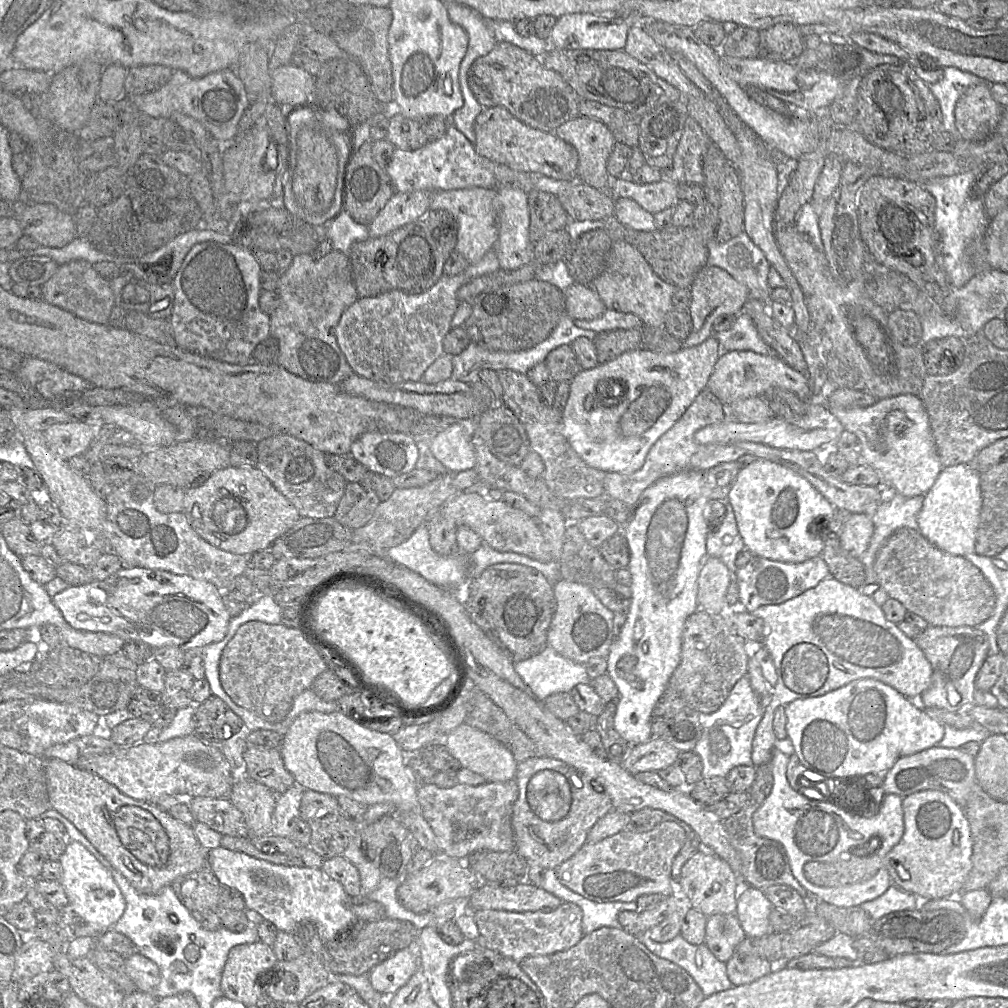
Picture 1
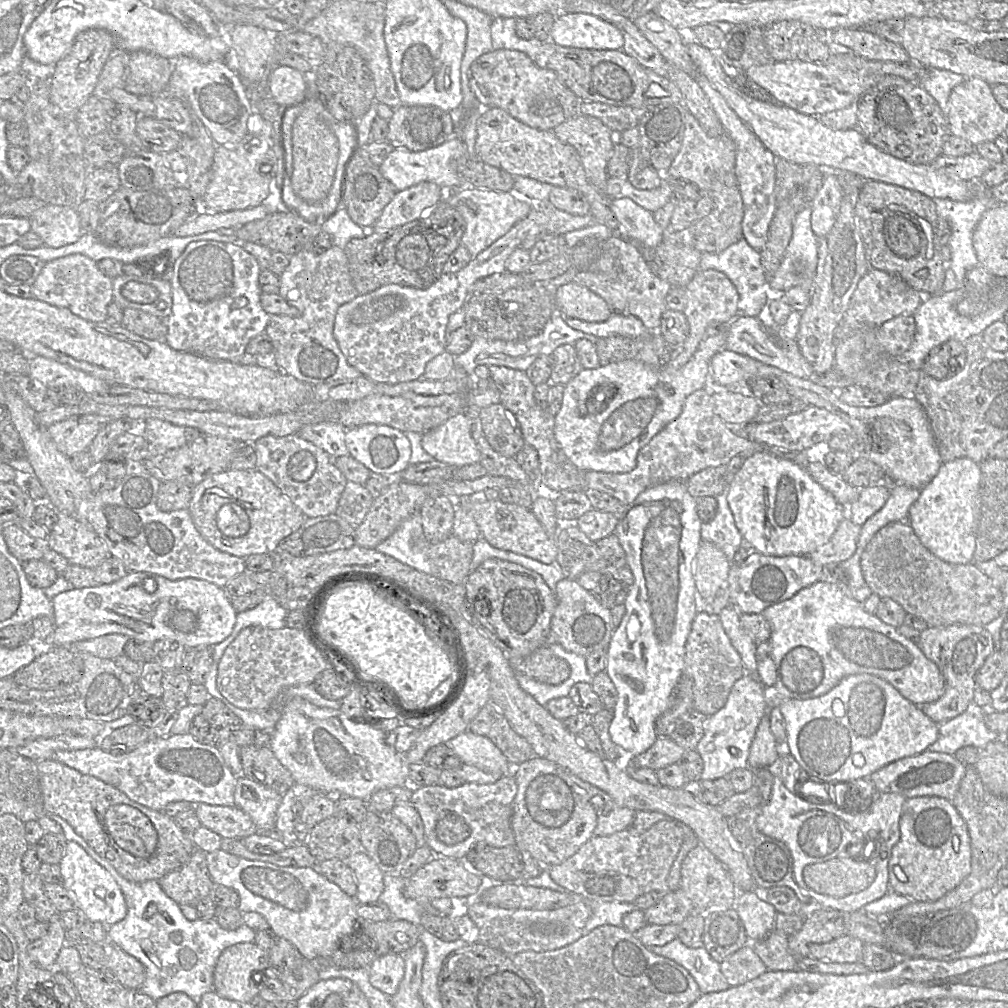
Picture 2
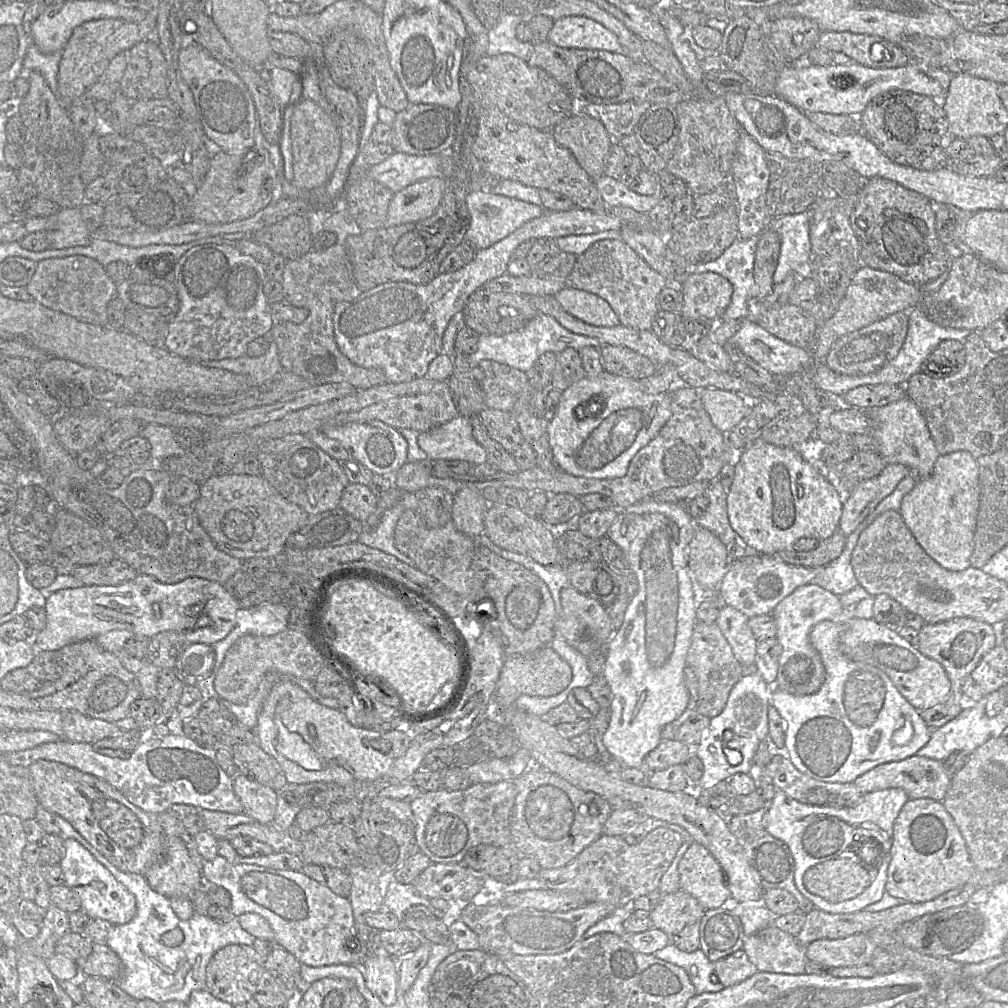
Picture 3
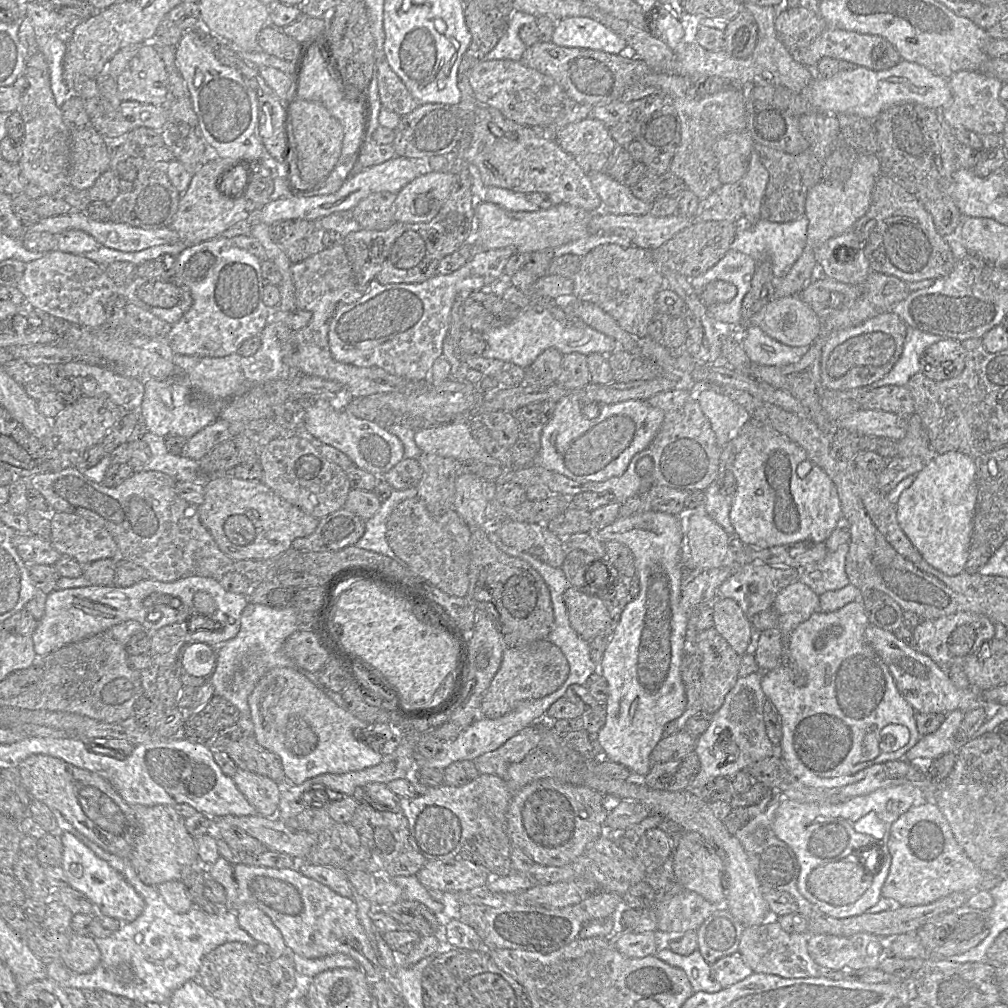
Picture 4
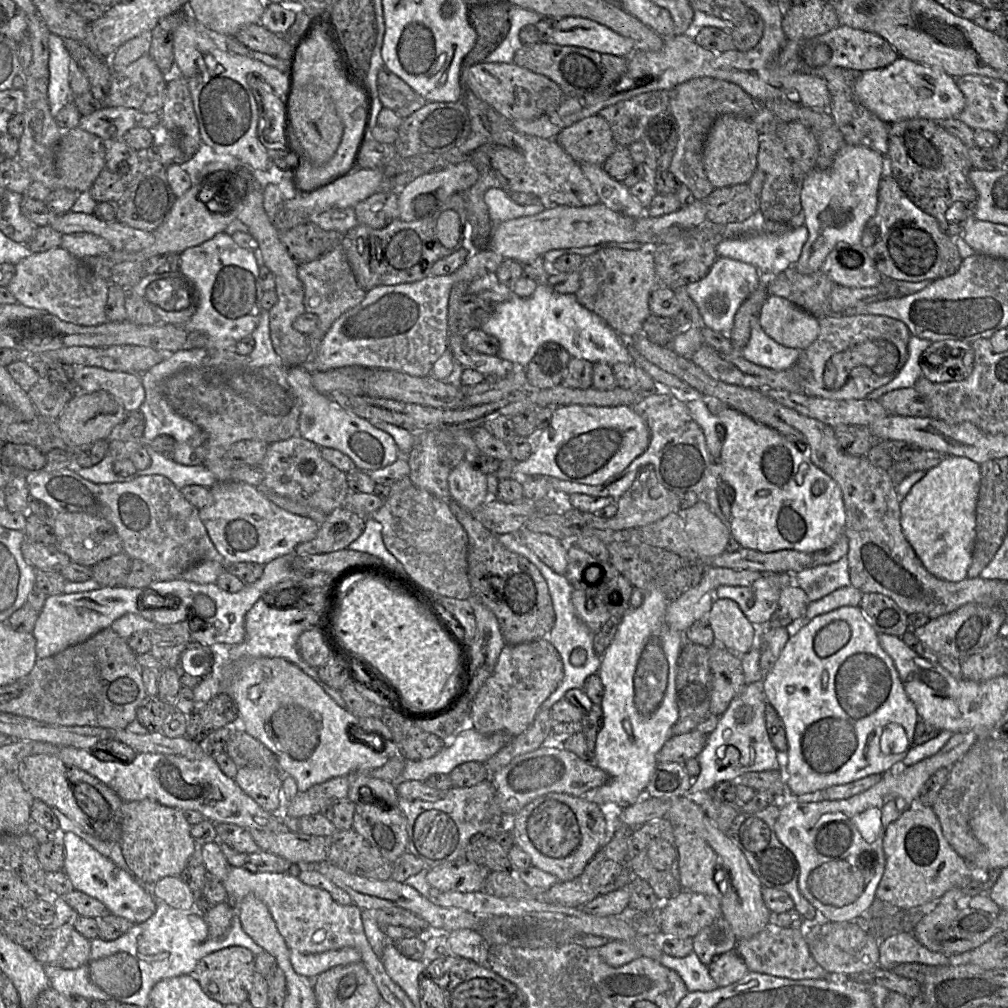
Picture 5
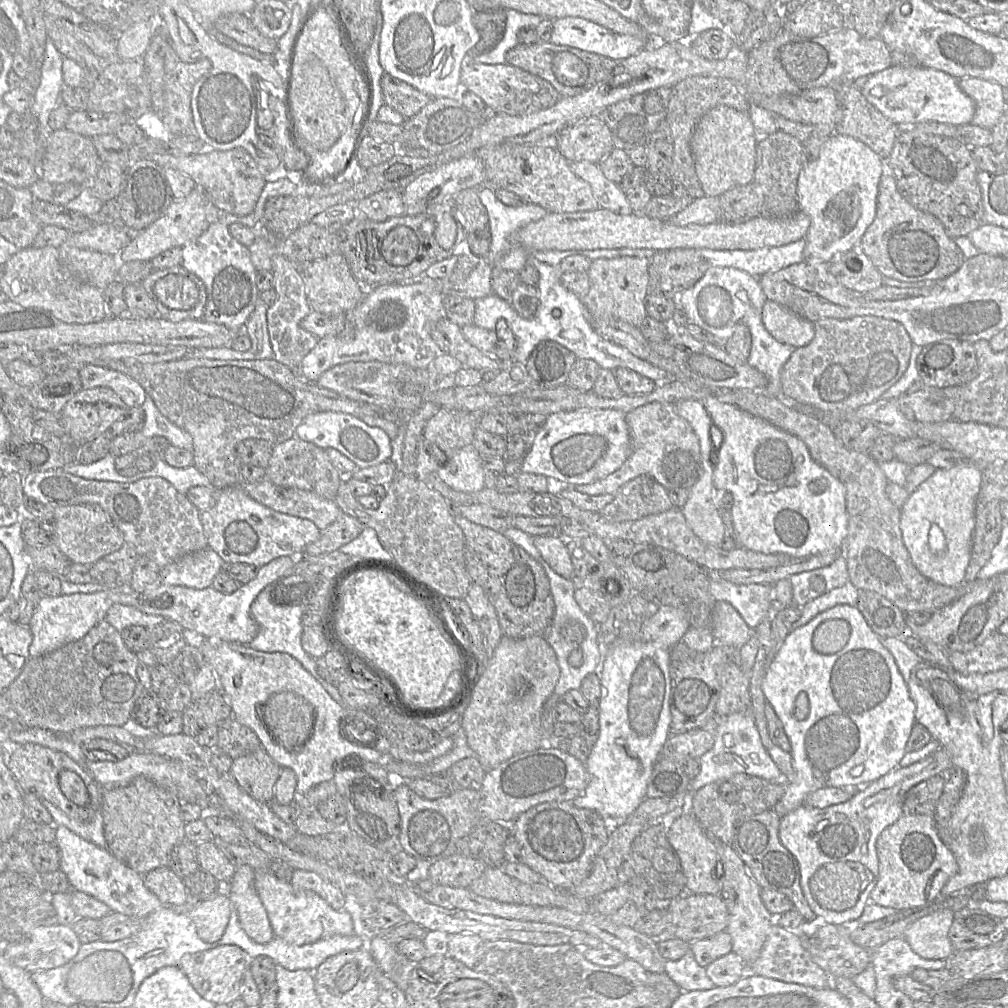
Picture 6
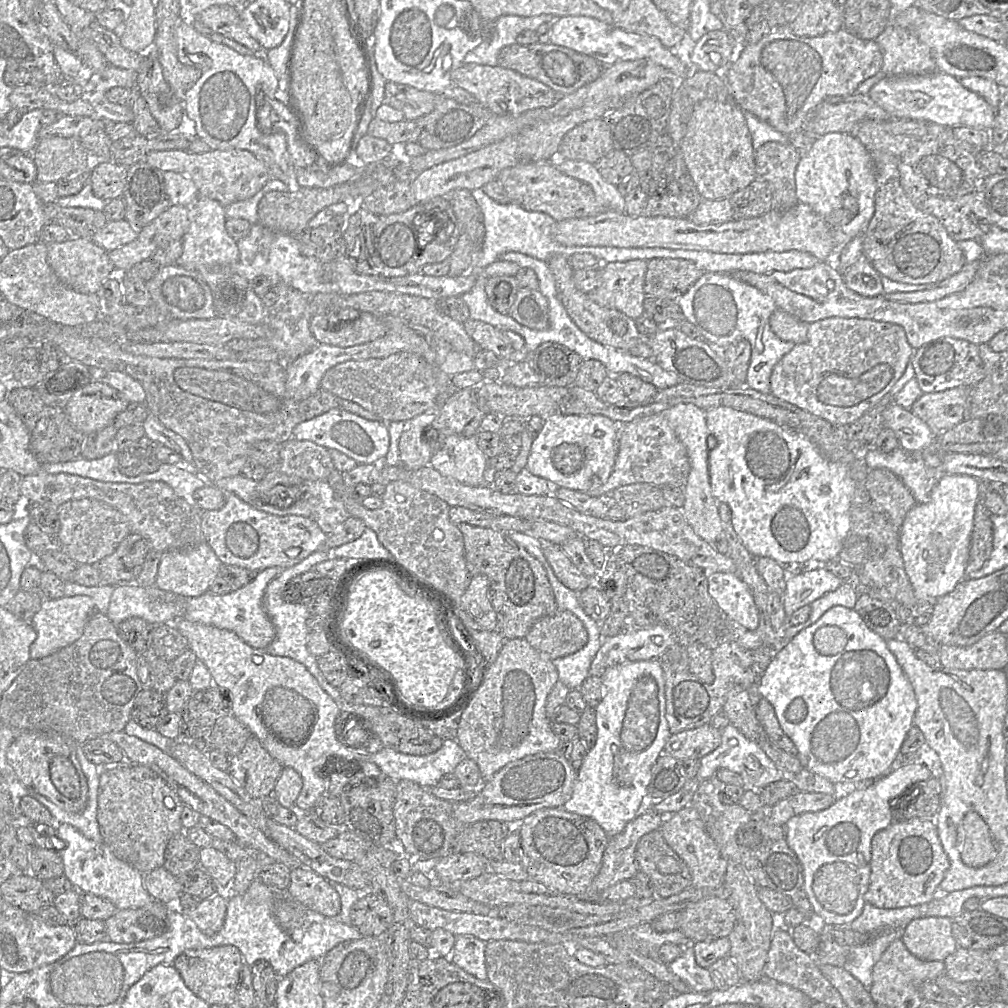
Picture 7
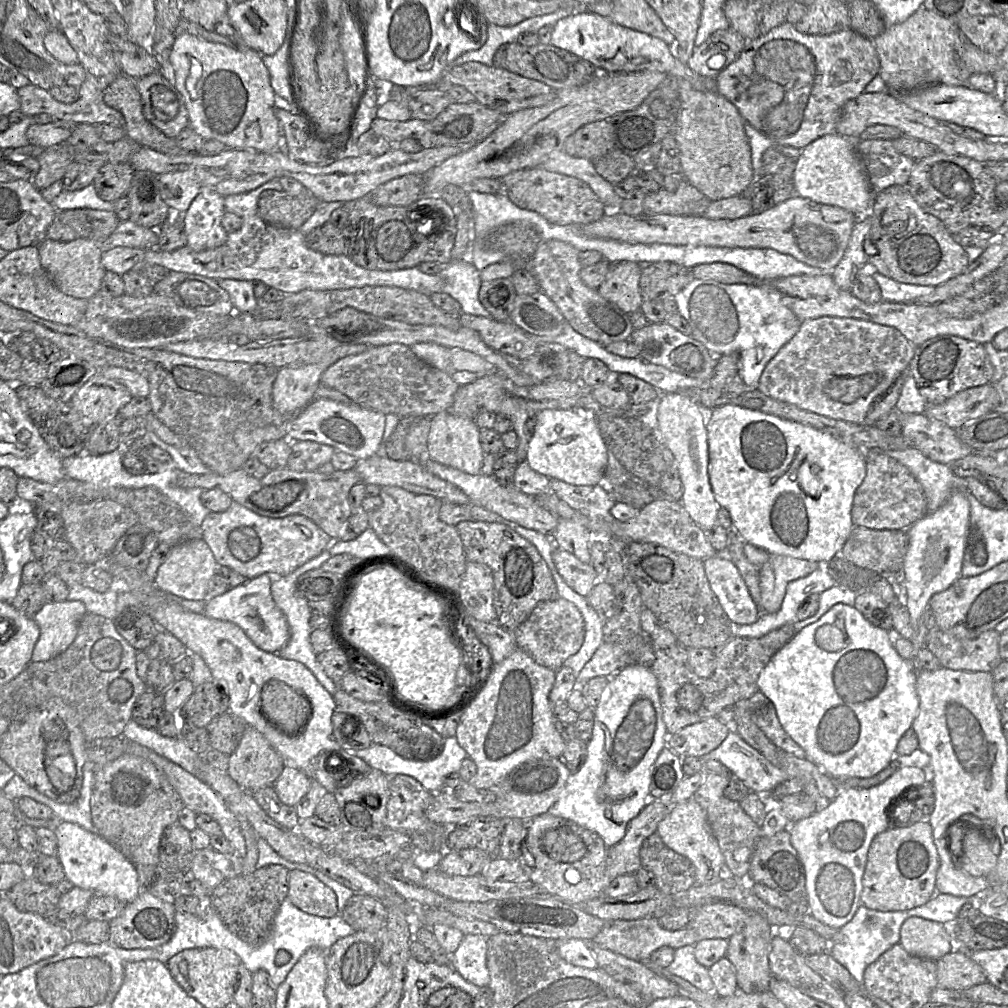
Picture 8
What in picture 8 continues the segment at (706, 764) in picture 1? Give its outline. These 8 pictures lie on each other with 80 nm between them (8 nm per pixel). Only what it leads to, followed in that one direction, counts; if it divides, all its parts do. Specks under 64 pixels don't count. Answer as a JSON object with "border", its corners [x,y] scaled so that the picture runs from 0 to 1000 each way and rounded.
{"border":[[[724,722],[721,731],[710,743],[699,748],[694,753],[697,757],[702,754],[713,755],[723,764],[726,772],[735,774],[744,785],[758,788],[757,790],[762,790],[771,778],[781,772],[773,761],[767,759],[753,745],[741,738],[727,722]]]}

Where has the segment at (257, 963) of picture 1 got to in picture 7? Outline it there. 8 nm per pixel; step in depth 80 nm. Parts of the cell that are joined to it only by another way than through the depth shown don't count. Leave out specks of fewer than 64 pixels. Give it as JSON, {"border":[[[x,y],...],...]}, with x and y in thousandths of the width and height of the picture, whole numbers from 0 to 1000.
{"border":[[[229,938],[187,942],[177,948],[172,955],[184,977],[208,998],[225,998],[235,993],[235,980],[237,973],[240,973],[243,957],[245,955],[237,941]]]}

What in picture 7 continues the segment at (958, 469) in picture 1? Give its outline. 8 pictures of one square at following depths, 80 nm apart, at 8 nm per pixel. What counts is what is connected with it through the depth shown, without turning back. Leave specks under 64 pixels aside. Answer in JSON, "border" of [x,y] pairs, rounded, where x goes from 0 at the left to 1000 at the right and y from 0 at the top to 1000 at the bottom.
{"border":[[[938,470],[926,484],[920,499],[910,499],[893,523],[893,547],[897,564],[912,596],[928,597],[944,587],[958,573],[968,501],[974,479],[962,471]]]}

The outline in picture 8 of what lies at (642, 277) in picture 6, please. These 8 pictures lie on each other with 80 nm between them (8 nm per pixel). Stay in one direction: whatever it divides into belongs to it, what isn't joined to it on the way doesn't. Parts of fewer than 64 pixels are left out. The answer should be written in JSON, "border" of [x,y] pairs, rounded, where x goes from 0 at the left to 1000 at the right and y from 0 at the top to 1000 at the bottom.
{"border":[[[630,260],[607,262],[599,280],[592,290],[600,298],[610,302],[621,312],[635,307],[635,275],[637,263]]]}

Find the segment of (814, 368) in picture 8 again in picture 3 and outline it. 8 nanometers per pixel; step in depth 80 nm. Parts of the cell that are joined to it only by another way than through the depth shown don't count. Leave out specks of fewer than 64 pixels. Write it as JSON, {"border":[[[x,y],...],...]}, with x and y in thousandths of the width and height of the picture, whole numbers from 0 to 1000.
{"border":[[[887,311],[850,328],[831,335],[818,355],[819,362],[828,370],[855,372],[873,367],[892,350],[900,333],[902,312]]]}

